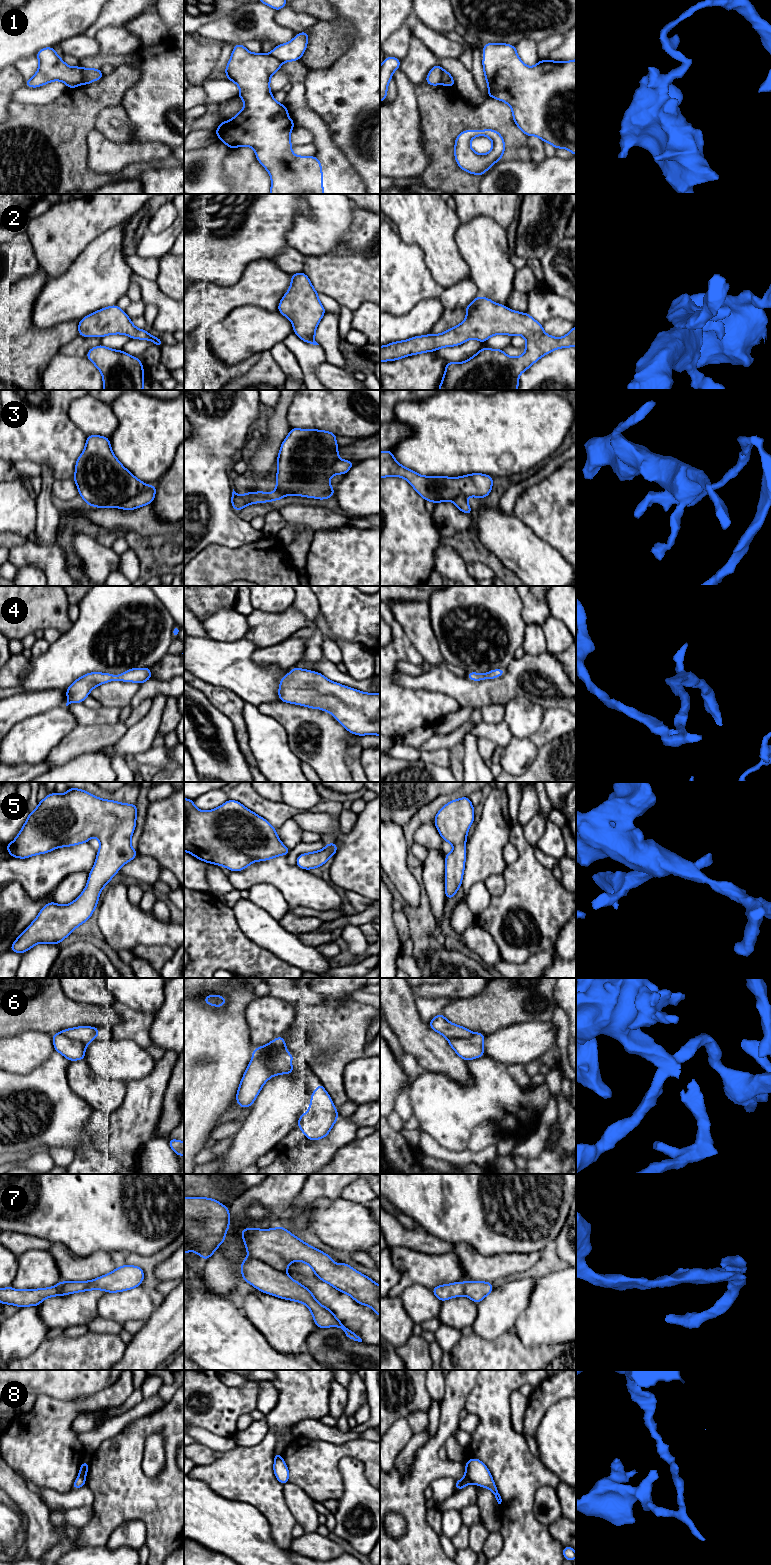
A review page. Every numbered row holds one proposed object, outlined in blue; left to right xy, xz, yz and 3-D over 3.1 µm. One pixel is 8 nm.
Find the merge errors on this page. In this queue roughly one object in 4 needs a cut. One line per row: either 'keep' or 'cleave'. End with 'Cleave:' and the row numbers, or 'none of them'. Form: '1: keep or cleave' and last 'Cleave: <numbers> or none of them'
1: cleave
2: keep
3: cleave
4: keep
5: keep
6: keep
7: keep
8: cleave
Cleave: 1, 3, 8

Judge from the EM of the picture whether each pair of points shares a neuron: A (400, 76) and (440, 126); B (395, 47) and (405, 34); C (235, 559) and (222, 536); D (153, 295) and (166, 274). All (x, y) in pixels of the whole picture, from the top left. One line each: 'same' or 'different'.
A: different
B: same
C: different
D: different

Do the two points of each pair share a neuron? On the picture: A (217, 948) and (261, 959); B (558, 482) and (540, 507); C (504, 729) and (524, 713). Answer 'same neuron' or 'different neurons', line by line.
A: same neuron
B: same neuron
C: same neuron

